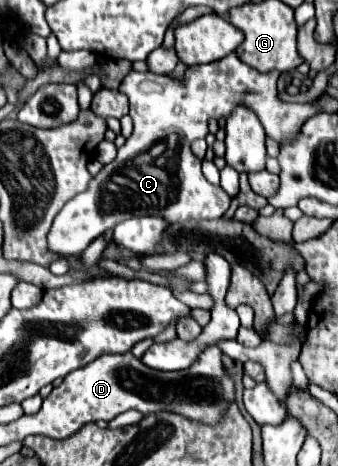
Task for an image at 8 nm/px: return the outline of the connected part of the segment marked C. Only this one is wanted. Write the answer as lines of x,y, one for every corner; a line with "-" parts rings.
234,52
224,56
222,60
210,62
210,64
198,64
190,66
184,74
184,80
172,80
170,76
158,76
152,72
134,72
130,70
126,78
120,84
120,92
124,92
130,98
130,116
134,120
134,132
126,140
122,148
118,148
118,156
106,164
88,184
88,190
74,196
64,204
64,208
58,212
58,216
52,222
52,228
48,232
48,246
52,252
60,254
72,254
82,252
92,240
102,236
106,230
112,230
118,222
132,216
160,216
168,222
184,222
184,220
214,220
222,218
224,212
230,206
230,196
220,188
210,184
204,174
200,172
200,160
192,154
192,142
198,138
206,138
208,134
208,120
214,116
230,116
230,112
238,104
250,106
256,116
260,118
266,134
274,138
276,142
282,142
286,138
292,138
302,122
306,122
310,116
318,114
320,108
316,102
304,102
304,104
290,104
278,100
276,92
276,80
280,72
258,72
250,66
246,66

